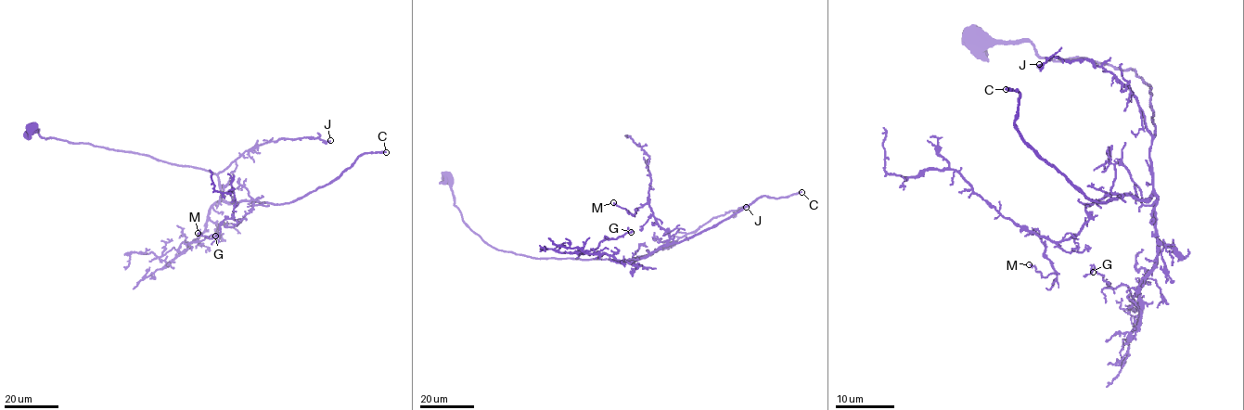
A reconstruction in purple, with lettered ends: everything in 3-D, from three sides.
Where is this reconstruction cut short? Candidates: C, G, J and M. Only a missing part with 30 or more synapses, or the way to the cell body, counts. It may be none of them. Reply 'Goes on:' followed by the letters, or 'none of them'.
Goes on: C

